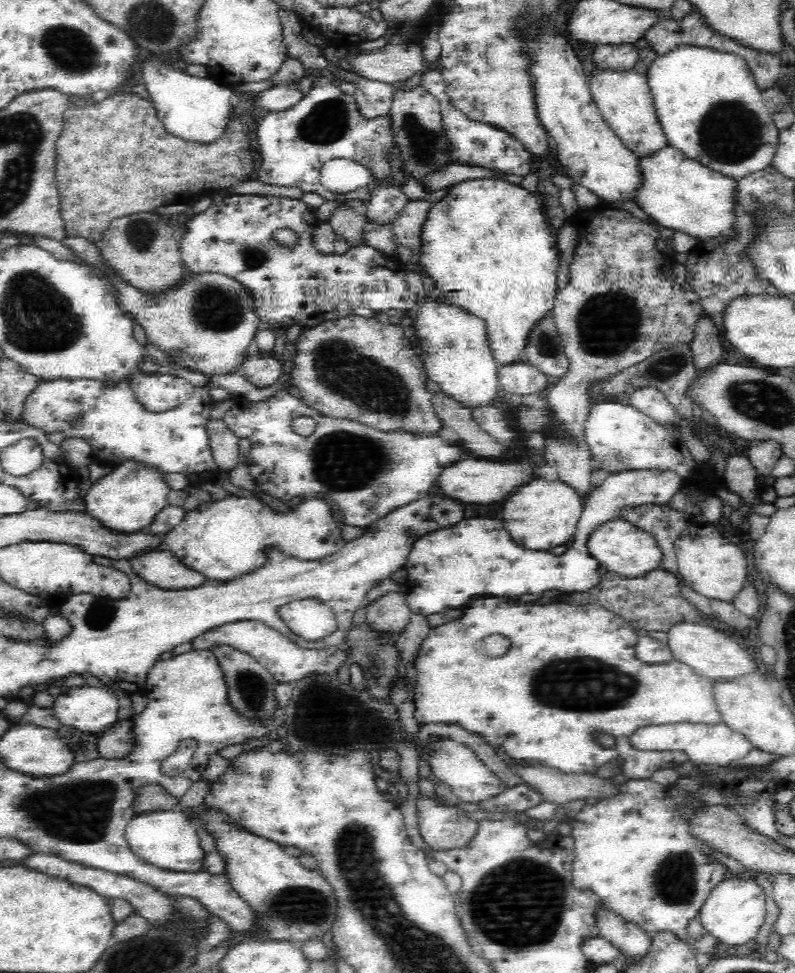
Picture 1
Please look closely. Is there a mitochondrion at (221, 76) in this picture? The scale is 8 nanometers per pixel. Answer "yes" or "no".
no

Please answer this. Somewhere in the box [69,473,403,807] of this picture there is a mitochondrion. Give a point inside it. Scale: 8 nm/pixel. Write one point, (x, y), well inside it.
(251, 688)

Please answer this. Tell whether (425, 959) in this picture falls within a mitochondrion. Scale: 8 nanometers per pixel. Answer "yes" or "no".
yes

